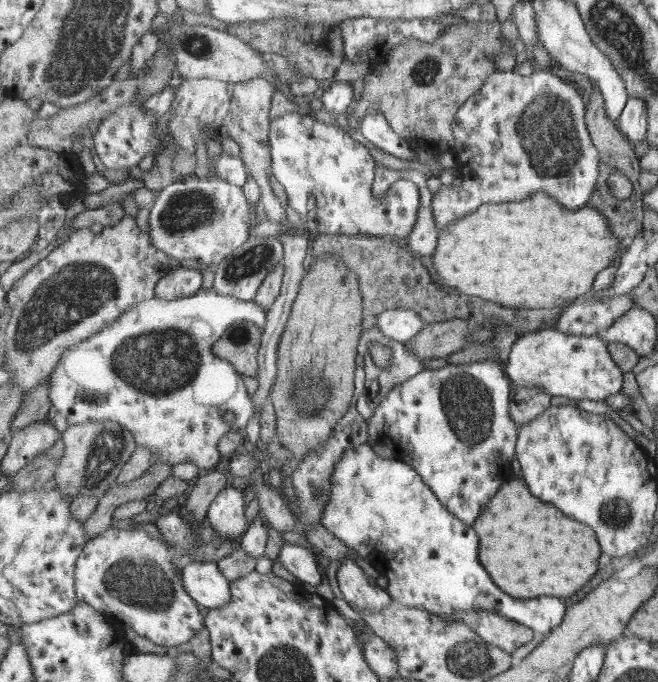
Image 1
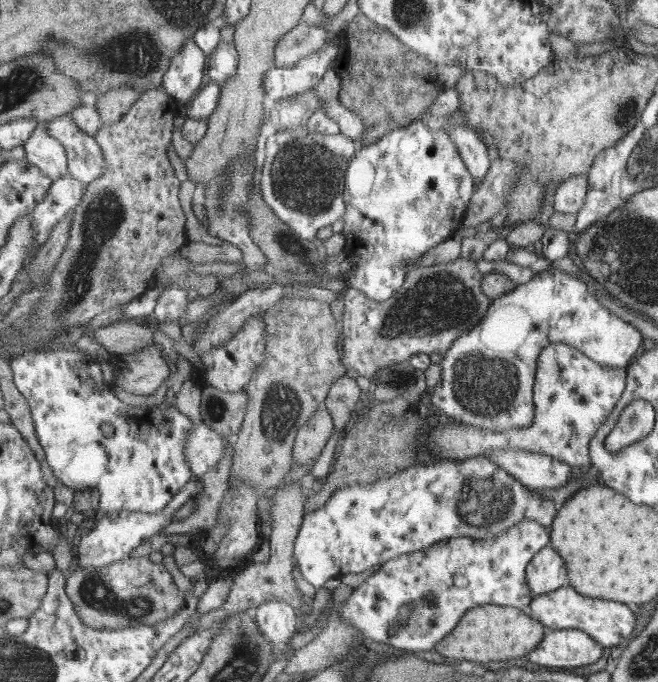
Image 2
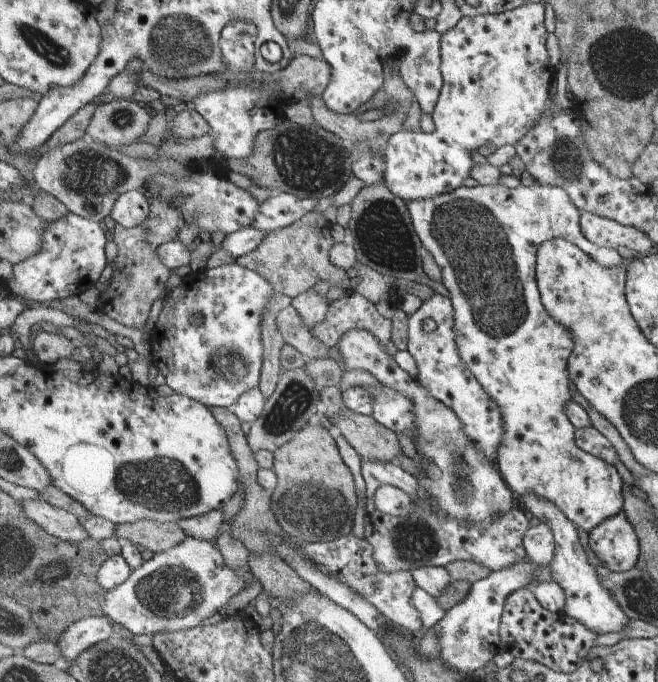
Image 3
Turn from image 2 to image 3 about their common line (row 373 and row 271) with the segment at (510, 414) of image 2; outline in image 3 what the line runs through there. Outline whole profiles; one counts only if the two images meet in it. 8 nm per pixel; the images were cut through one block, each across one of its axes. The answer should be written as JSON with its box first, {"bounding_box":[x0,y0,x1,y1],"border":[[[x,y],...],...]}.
{"bounding_box":[407,182,628,534],"border":[[[536,182],[532,186],[519,186],[517,188],[505,188],[505,186],[496,185],[477,185],[474,188],[467,188],[467,186],[460,187],[458,190],[447,195],[440,195],[431,199],[424,199],[421,201],[407,202],[408,208],[412,217],[414,230],[417,232],[419,239],[422,241],[423,247],[431,253],[436,264],[442,270],[442,282],[449,290],[450,300],[454,304],[454,312],[456,319],[456,340],[458,342],[458,350],[462,354],[463,361],[467,367],[475,374],[479,383],[486,388],[487,392],[492,398],[497,400],[499,407],[502,408],[504,422],[506,423],[506,434],[502,446],[500,447],[500,456],[498,457],[497,468],[499,468],[502,478],[509,486],[510,490],[518,494],[519,497],[527,497],[528,495],[536,495],[537,497],[546,499],[552,504],[555,504],[579,529],[587,531],[589,534],[598,528],[604,521],[620,514],[624,508],[624,484],[614,465],[608,464],[605,460],[598,458],[597,455],[591,455],[585,450],[582,450],[576,442],[576,427],[566,414],[566,405],[573,401],[571,398],[571,388],[569,388],[570,375],[568,374],[568,362],[571,354],[575,349],[574,336],[569,327],[563,326],[562,323],[554,320],[554,317],[547,311],[547,308],[542,304],[541,295],[538,286],[537,265],[538,252],[537,250],[549,240],[553,238],[566,239],[579,246],[583,252],[589,254],[599,265],[606,268],[626,267],[628,260],[623,259],[623,256],[613,247],[599,247],[593,242],[590,242],[585,235],[582,234],[582,227],[580,226],[580,210],[572,202],[570,195],[560,187],[541,185]]]}

